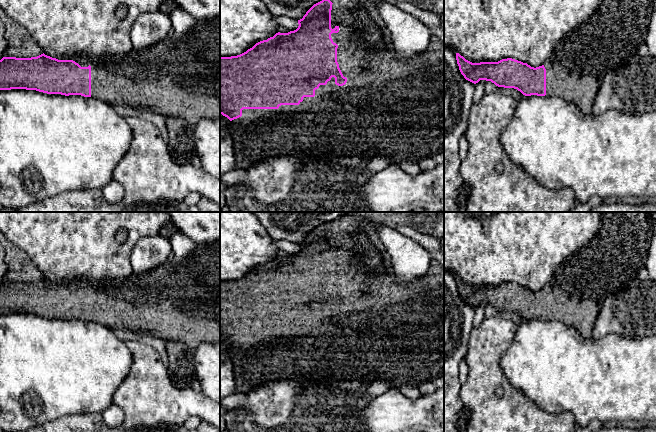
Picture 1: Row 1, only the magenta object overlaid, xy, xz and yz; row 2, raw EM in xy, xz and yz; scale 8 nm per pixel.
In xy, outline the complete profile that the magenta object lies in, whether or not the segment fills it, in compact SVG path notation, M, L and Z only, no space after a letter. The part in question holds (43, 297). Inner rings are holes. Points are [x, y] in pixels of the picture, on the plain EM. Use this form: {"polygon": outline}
{"polygon": "M220 241L208 244L196 244L195 249L189 256L182 261L176 261L173 254L170 255L166 262L143 273L131 273L125 278L114 279L76 279L68 284L56 283L45 279L44 277L31 282L3 281L0 284L0 314L26 313L36 314L47 318L81 319L99 323L110 329L125 329L143 334L147 334L163 340L172 340L185 344L190 349L195 350L201 343L210 342L220 344Z"}

